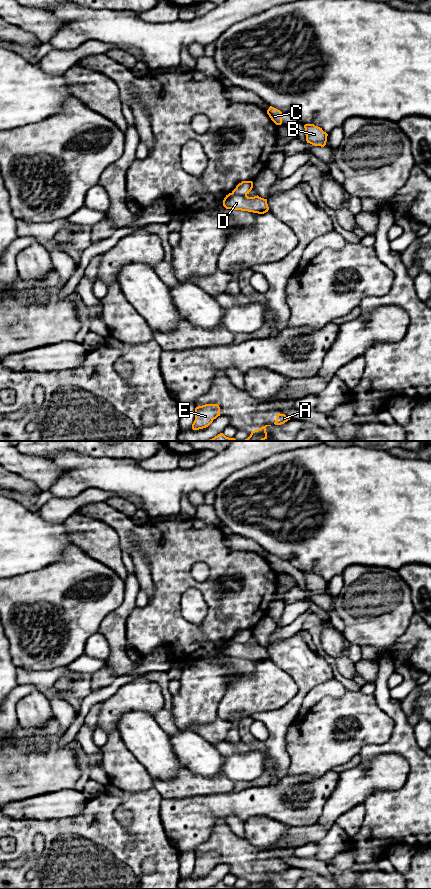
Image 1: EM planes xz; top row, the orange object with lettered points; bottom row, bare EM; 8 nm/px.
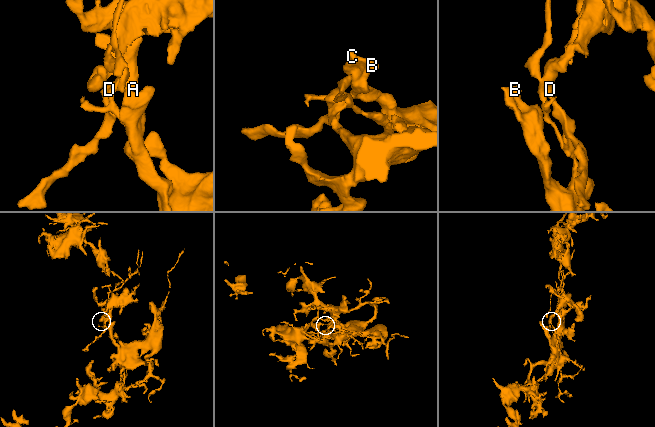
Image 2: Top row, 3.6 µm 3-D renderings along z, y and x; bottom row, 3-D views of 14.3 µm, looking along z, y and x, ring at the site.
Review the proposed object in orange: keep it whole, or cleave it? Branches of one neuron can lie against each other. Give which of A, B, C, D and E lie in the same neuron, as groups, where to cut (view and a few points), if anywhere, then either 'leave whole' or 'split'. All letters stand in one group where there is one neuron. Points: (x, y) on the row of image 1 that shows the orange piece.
groups A B C D E; cut none; leave whole

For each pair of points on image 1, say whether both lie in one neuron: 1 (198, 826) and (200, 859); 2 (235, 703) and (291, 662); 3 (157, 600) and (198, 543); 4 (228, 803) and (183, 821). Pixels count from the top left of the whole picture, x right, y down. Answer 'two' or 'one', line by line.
1: two
2: two
3: one
4: one

